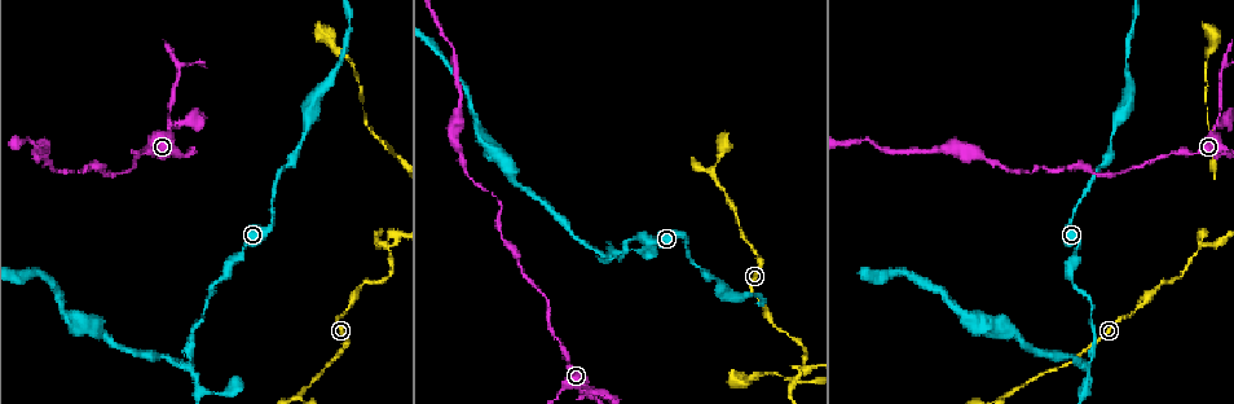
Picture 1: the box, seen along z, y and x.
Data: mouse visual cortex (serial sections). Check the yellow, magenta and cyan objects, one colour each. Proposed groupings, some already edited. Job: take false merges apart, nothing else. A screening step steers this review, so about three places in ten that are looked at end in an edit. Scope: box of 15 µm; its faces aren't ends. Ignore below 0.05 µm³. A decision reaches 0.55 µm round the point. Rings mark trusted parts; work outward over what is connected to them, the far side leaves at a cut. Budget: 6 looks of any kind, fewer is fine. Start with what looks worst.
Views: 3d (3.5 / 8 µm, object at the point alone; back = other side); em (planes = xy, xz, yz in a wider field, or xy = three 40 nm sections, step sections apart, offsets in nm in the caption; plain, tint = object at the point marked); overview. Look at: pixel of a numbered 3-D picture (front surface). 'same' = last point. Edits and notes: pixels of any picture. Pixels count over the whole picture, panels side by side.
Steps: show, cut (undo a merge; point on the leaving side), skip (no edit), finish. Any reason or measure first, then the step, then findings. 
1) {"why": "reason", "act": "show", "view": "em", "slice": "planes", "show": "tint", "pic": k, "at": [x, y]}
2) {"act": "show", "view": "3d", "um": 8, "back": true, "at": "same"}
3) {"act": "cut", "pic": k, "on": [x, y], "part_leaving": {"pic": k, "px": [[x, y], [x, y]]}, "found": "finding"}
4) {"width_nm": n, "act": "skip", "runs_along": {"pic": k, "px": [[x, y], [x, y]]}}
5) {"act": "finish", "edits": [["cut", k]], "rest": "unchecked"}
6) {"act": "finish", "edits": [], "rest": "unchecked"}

{"why": "sharp bend", "act": "show", "view": "3d", "um": 3.5, "pic": 1, "at": [1221, 122]}

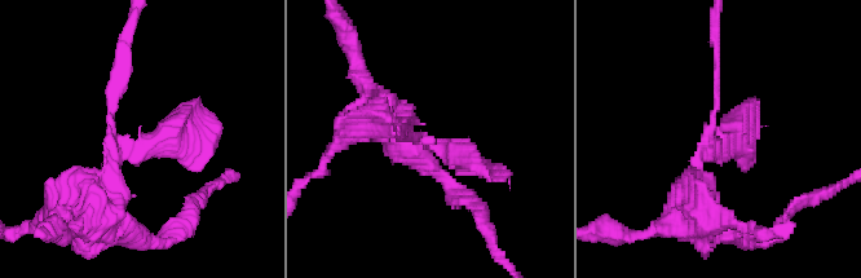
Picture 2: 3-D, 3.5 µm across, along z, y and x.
{"why": "shape alone is not enough", "act": "show", "view": "em", "slice": "xy", "step": 1, "show": "tint", "pic": 2, "at": [124, 145]}

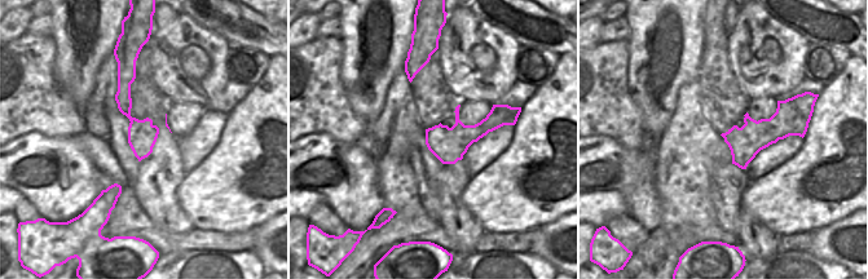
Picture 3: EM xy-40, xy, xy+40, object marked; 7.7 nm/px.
{"act": "cut", "pic": 2, "on": [113, 105], "part_leaving": {"pic": 2, "px": [[111, 155], [215, 127]]}, "found": "a second cell is stuck on"}

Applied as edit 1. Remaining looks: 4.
{"why": "sharp bend", "act": "show", "view": "3d", "um": 3.5, "pic": 1, "at": [190, 368]}

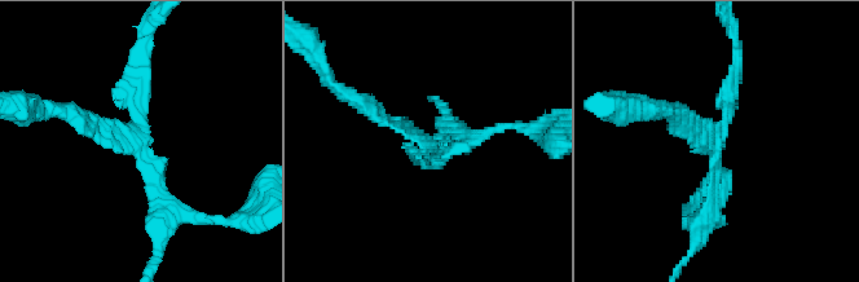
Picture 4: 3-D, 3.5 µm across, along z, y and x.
{"arms": 3, "arm_widths_nm": [150, 150, 200], "why": "now the EM", "act": "show", "view": "em", "slice": "xy", "step": 5, "show": "tint", "pic": 4, "at": [712, 142]}

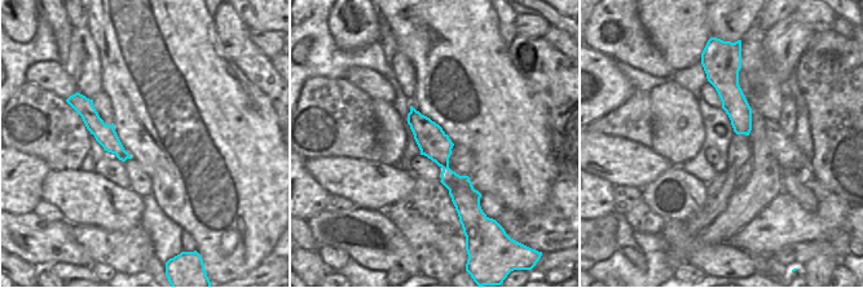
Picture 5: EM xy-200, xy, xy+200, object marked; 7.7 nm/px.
{"width_nm": 240, "act": "cut", "pic": 4, "on": [387, 120], "part_leaving": {"pic": 4, "px": [[426, 144], [330, 82]]}, "found": "two cells meet here"}

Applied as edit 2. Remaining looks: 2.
{"act": "finish", "edits": [["cut", 2], ["cut", 4]], "rest": "unchecked"}

